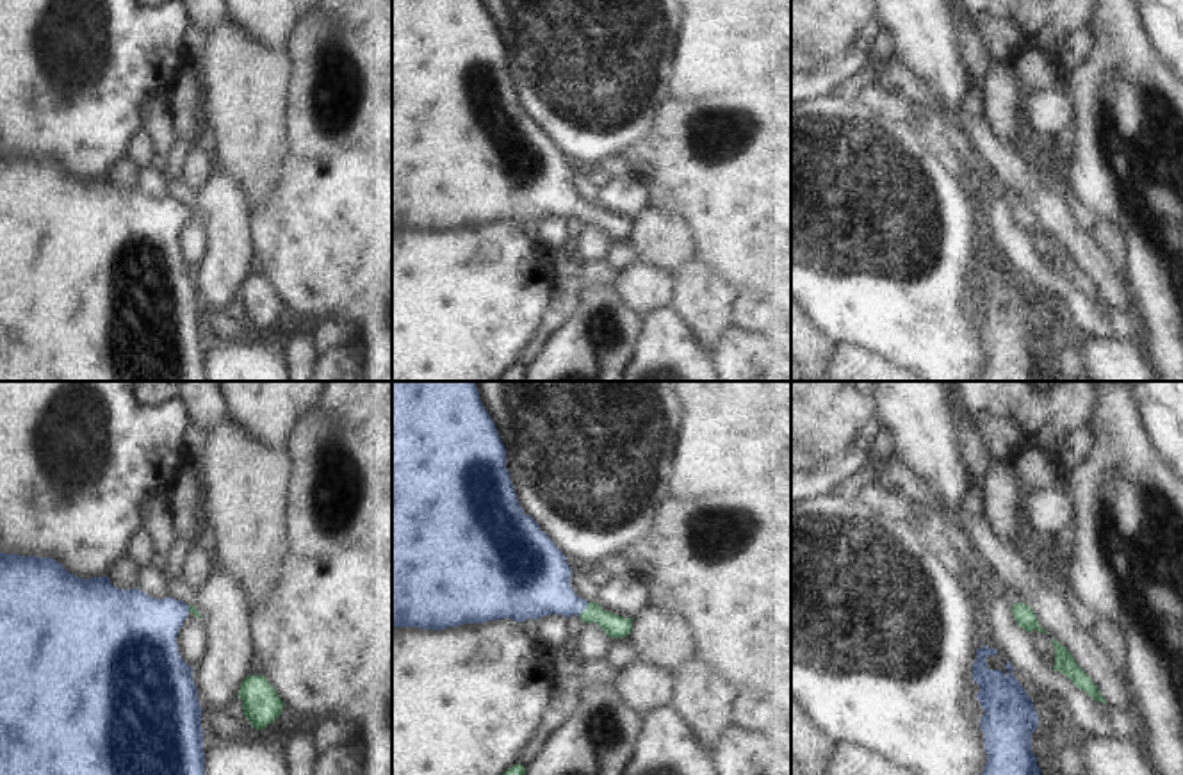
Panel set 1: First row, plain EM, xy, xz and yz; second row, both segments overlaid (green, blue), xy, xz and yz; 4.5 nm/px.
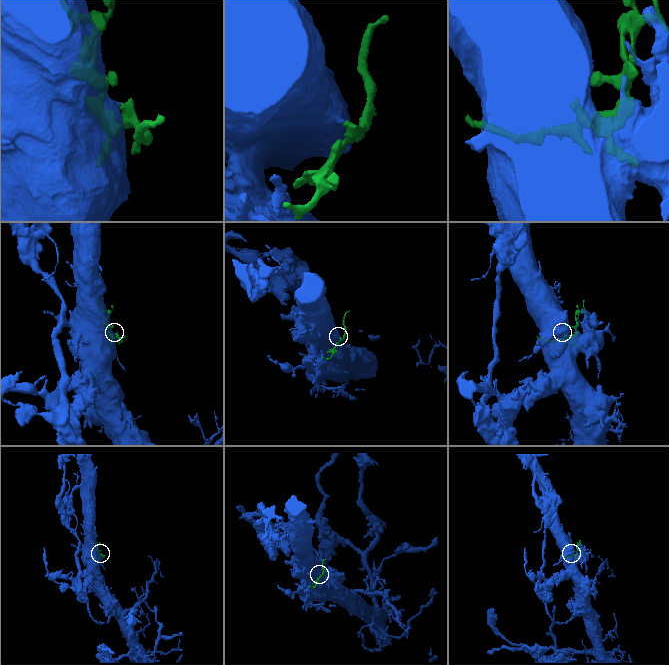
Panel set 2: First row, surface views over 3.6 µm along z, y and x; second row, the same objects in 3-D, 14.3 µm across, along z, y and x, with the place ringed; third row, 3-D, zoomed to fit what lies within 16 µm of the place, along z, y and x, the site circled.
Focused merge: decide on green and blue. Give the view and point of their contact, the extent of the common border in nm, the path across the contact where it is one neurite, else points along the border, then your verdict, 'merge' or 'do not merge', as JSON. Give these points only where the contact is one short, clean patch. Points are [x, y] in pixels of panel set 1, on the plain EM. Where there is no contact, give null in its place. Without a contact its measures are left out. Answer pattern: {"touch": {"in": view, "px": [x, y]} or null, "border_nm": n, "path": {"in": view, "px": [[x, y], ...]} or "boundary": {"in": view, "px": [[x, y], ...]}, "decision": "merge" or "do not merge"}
{"touch": {"in": "xz", "px": [585, 211]}, "border_nm": 80, "path": {"in": "xz", "px": [[615, 227], [585, 211], [562, 202], [537, 184]]}, "decision": "merge"}

